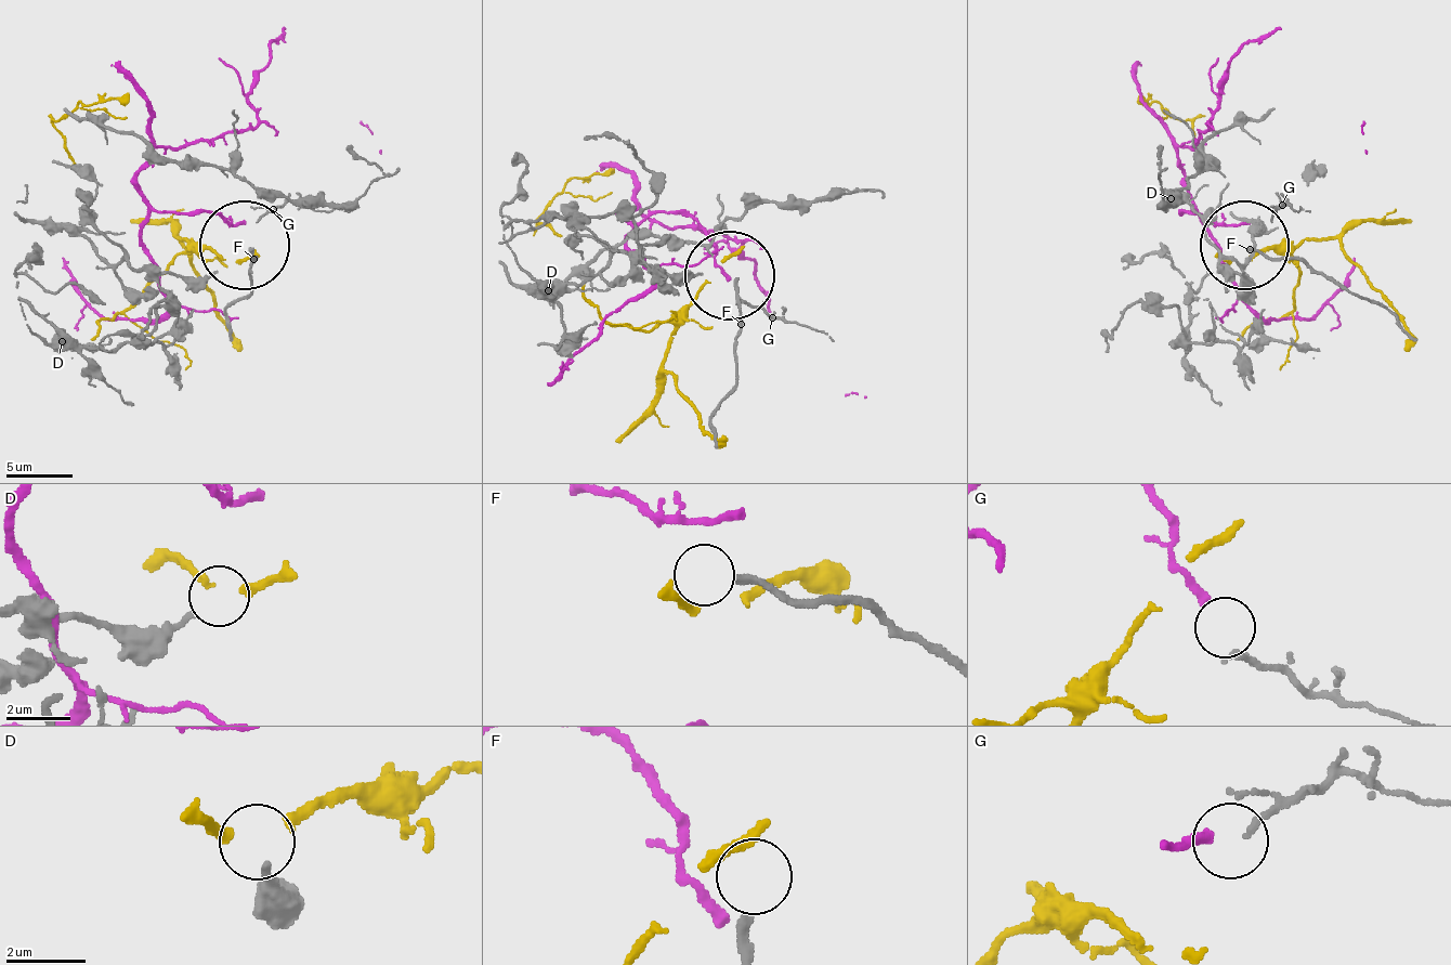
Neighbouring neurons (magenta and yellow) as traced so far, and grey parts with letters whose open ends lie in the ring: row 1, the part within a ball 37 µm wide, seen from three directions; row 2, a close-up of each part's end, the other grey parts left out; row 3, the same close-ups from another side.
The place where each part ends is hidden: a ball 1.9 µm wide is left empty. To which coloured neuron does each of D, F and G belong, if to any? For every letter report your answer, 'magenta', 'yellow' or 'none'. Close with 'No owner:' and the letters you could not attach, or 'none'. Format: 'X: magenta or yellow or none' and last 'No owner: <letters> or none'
D: none
F: none
G: magenta
No owner: D, F

